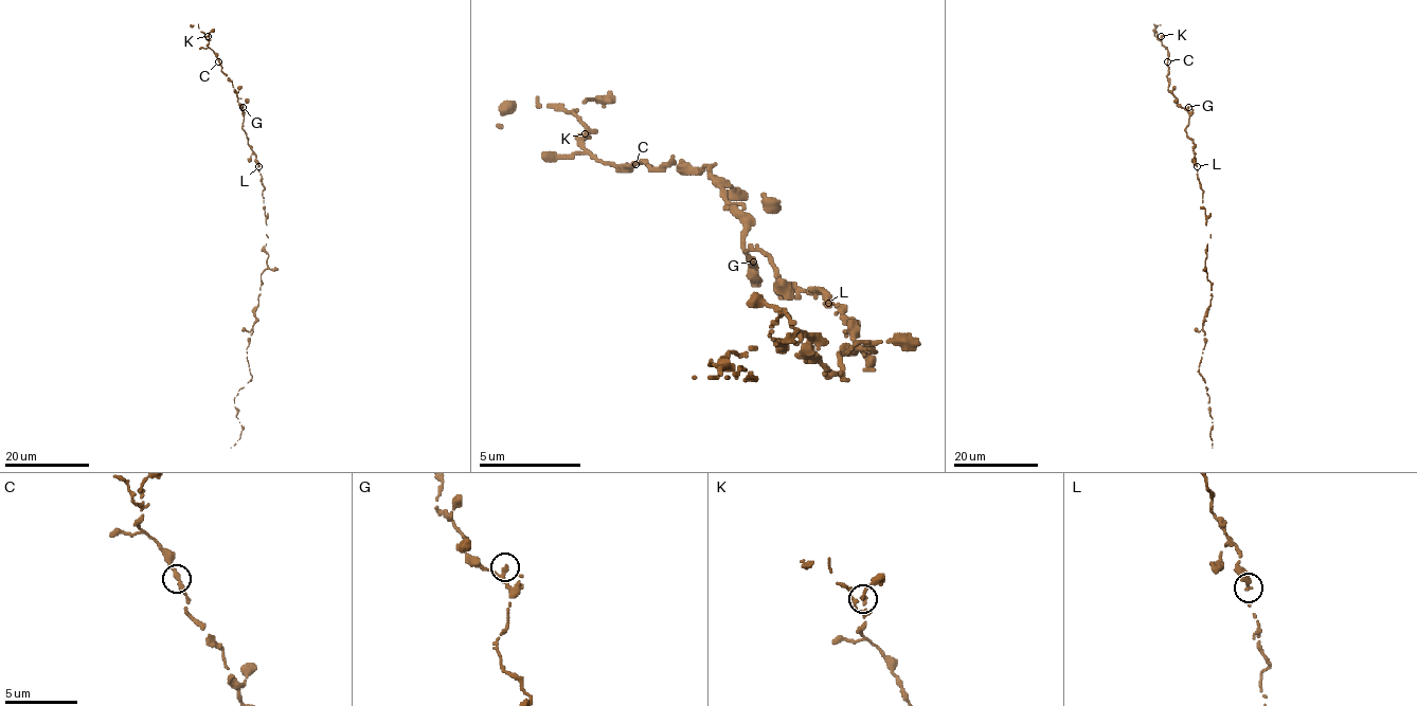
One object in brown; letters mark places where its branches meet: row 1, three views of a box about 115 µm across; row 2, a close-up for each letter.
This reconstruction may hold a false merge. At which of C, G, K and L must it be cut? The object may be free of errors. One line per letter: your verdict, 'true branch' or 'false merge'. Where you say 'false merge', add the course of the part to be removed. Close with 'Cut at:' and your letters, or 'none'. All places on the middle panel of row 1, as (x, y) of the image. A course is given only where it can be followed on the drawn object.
C: true branch
G: true branch
K: true branch
L: true branch
Cut at: none

